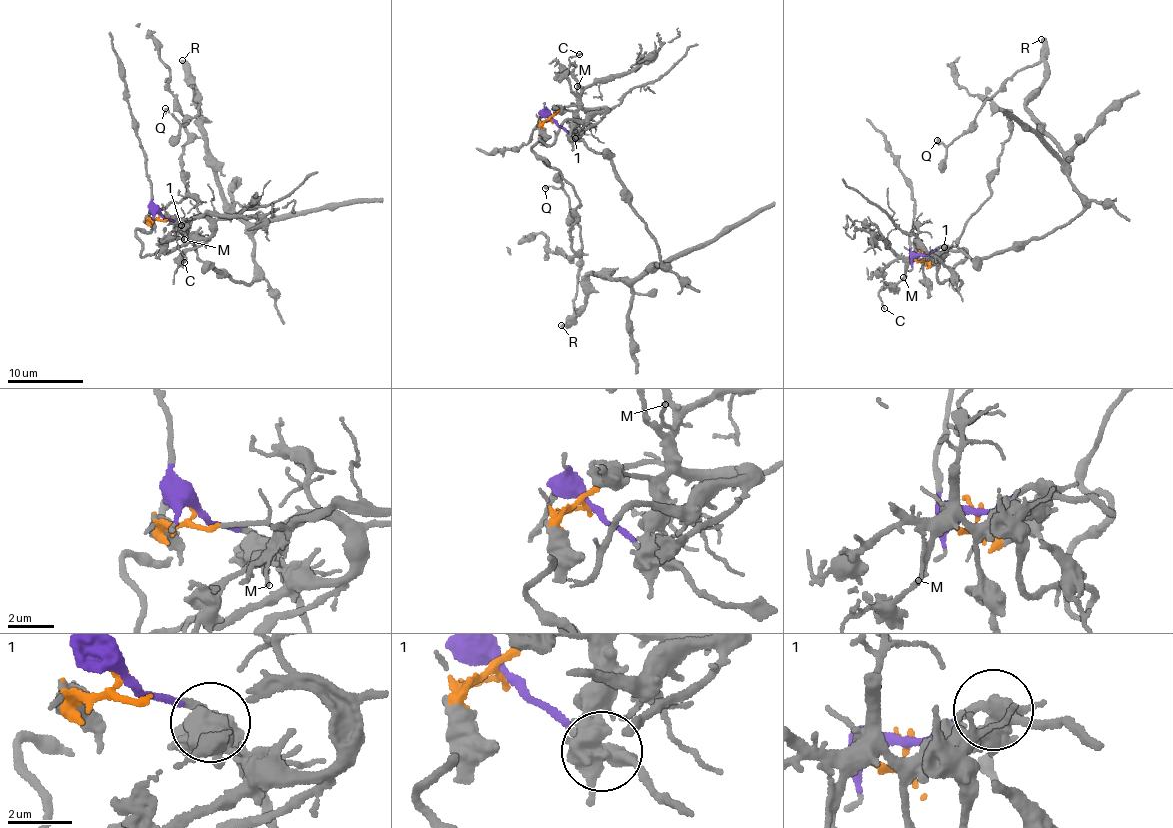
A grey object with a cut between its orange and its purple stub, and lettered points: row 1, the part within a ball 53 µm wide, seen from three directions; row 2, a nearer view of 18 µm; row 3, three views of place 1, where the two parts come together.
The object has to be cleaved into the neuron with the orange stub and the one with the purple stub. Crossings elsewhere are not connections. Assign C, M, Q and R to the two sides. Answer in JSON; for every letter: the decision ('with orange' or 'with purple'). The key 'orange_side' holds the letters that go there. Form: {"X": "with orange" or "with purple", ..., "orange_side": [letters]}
{"C": "with orange", "M": "with orange", "Q": "with purple", "R": "with purple", "orange_side": ["C", "M"]}

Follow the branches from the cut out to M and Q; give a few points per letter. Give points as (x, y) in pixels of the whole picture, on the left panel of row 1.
M: (160, 215), (161, 220), (175, 218), (186, 221), (183, 240)
Q: (160, 214), (218, 277), (253, 279), (251, 228), (223, 195), (195, 86), (198, 115), (182, 124), (164, 108)

